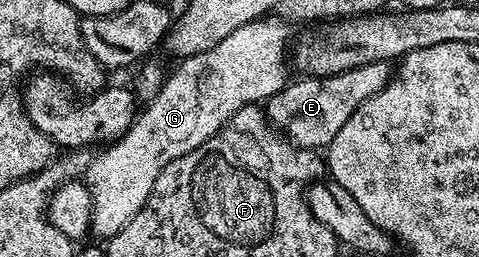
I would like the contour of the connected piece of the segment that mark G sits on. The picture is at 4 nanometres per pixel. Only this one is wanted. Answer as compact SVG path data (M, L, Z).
M277 17L260 18L255 23L249 23L240 29L236 29L236 33L228 33L228 37L224 37L224 41L220 41L220 45L212 45L212 49L208 49L204 53L185 56L185 58L179 62L182 64L180 64L171 75L169 72L169 75L165 78L165 81L162 84L162 88L158 90L158 95L154 99L149 100L147 107L150 108L148 108L143 115L141 112L141 114L135 118L134 124L130 126L129 131L127 131L121 139L109 144L109 146L103 150L106 151L103 155L96 155L91 160L90 166L86 169L84 182L86 186L89 187L91 195L94 196L92 231L95 236L97 234L103 235L103 240L108 241L116 233L120 233L120 229L124 229L124 225L128 225L128 221L132 221L132 217L136 217L136 213L140 213L140 209L146 204L148 197L152 193L152 189L156 185L156 177L160 177L160 173L167 165L172 161L176 161L180 157L184 157L184 153L192 153L192 149L204 145L204 141L211 139L242 107L261 104L263 101L271 99L281 87L286 86L288 82L288 76L286 76L286 59L288 63L288 51L286 55L286 38L290 35L290 31L286 27L289 26Z

